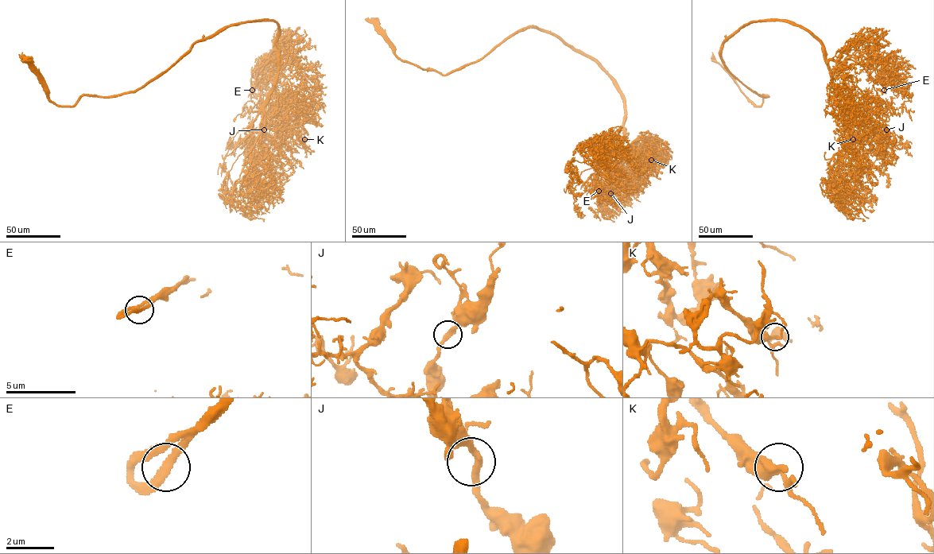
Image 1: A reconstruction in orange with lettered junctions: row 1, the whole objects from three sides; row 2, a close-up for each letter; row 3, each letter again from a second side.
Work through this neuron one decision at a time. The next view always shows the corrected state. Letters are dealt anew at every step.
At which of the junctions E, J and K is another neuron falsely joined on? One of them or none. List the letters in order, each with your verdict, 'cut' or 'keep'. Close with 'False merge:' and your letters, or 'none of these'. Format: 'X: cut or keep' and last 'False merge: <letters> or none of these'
E: keep
J: keep
K: keep
False merge: none of these

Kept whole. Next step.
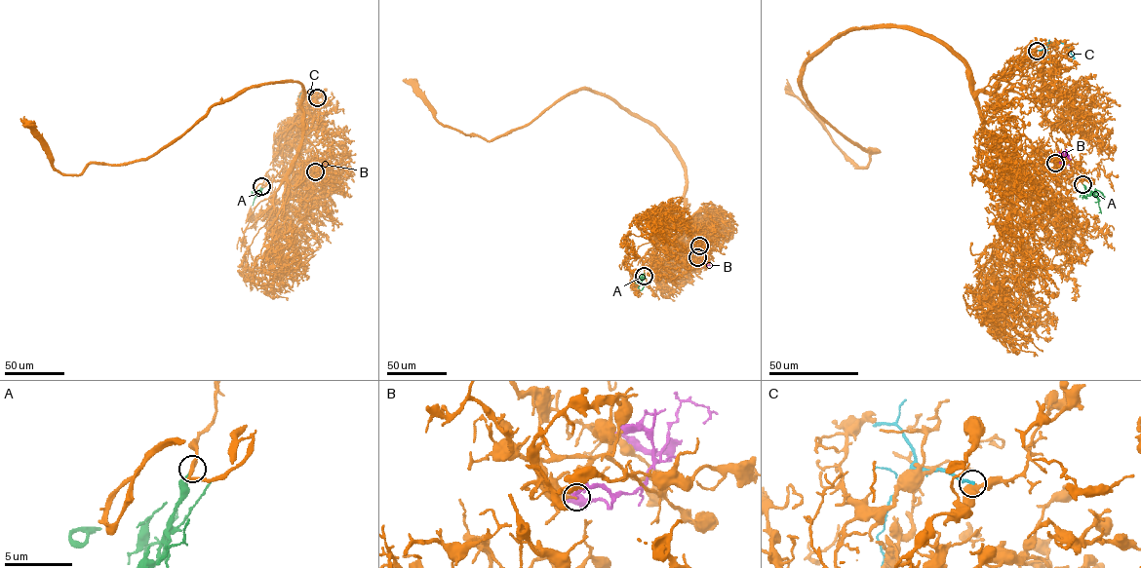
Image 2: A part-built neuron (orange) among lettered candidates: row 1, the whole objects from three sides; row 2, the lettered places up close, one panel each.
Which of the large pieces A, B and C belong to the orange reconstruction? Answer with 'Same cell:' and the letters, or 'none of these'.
Same cell: A

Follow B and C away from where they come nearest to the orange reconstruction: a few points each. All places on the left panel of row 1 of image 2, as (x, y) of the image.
B: (315, 171), (320, 171), (325, 164), (327, 166)
C: (317, 97), (309, 92), (302, 93), (297, 103)

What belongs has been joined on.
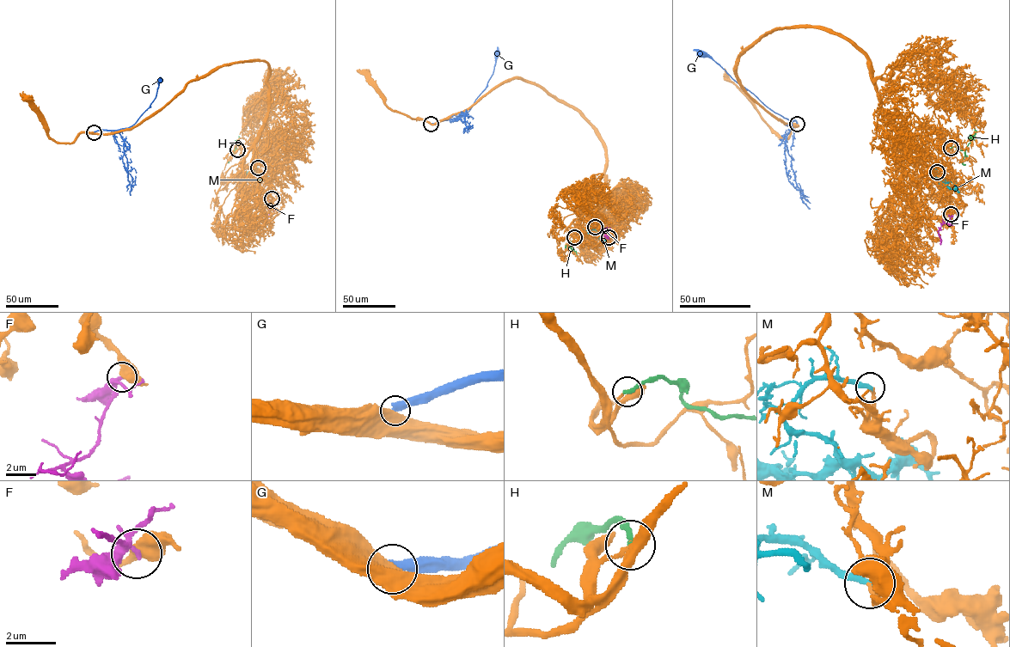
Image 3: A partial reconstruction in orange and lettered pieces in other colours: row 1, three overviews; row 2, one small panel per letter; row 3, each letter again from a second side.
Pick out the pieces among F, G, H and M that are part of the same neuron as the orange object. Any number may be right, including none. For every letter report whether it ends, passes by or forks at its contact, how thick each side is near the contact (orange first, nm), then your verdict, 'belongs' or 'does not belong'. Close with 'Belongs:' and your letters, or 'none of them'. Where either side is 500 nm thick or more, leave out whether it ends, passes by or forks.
F: it forks | 480/220 nm | does not belong
G: 750/420 nm | does not belong
H: it ends | 130/240 nm | does not belong
M: it ends | 240/300 nm | belongs
Belongs: M

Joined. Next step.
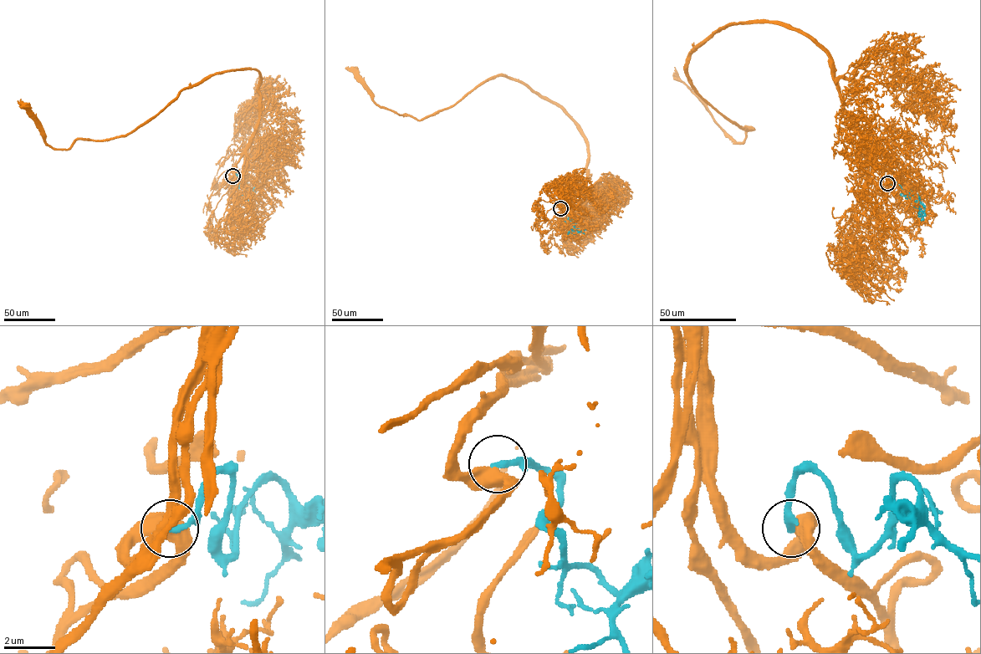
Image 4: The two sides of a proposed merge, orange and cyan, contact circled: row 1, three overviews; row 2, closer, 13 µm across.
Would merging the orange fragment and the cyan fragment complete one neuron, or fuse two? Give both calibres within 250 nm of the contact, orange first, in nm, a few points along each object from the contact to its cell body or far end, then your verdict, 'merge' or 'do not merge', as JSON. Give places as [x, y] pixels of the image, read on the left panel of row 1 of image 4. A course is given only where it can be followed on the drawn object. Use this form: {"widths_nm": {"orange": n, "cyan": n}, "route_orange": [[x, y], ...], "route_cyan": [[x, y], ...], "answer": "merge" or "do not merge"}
{"widths_nm": {"orange": 550, "cyan": 240}, "route_orange": [[232, 176], [257, 127], [256, 69], [212, 74], [127, 134], [78, 139], [67, 149], [46, 142], [21, 99]], "route_cyan": [[232, 176], [235, 173], [237, 176], [238, 184], [242, 181], [247, 186], [246, 193], [251, 199], [247, 200]], "answer": "merge"}

